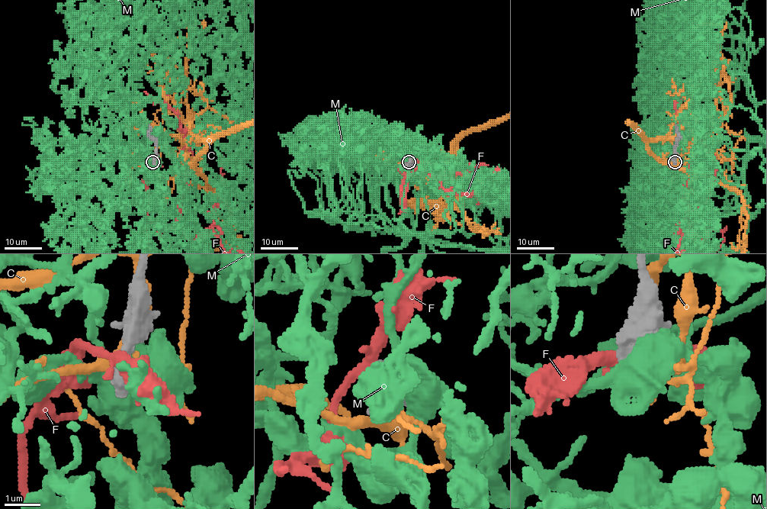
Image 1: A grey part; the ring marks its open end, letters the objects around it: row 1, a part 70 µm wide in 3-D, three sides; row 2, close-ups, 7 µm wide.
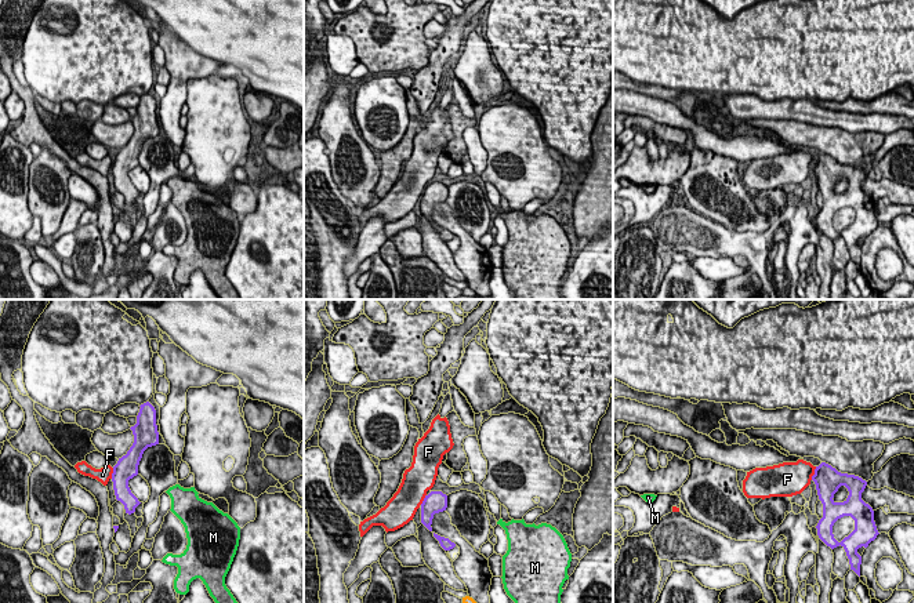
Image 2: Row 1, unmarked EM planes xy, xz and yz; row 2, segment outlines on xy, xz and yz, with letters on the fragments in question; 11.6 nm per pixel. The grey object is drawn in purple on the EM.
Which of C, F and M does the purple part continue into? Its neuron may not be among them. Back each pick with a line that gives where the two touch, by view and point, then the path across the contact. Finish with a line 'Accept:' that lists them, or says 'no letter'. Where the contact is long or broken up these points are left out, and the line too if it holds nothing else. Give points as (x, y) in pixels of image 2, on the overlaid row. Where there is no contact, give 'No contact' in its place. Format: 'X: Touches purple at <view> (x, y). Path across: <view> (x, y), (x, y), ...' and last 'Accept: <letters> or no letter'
Accept: no letter

